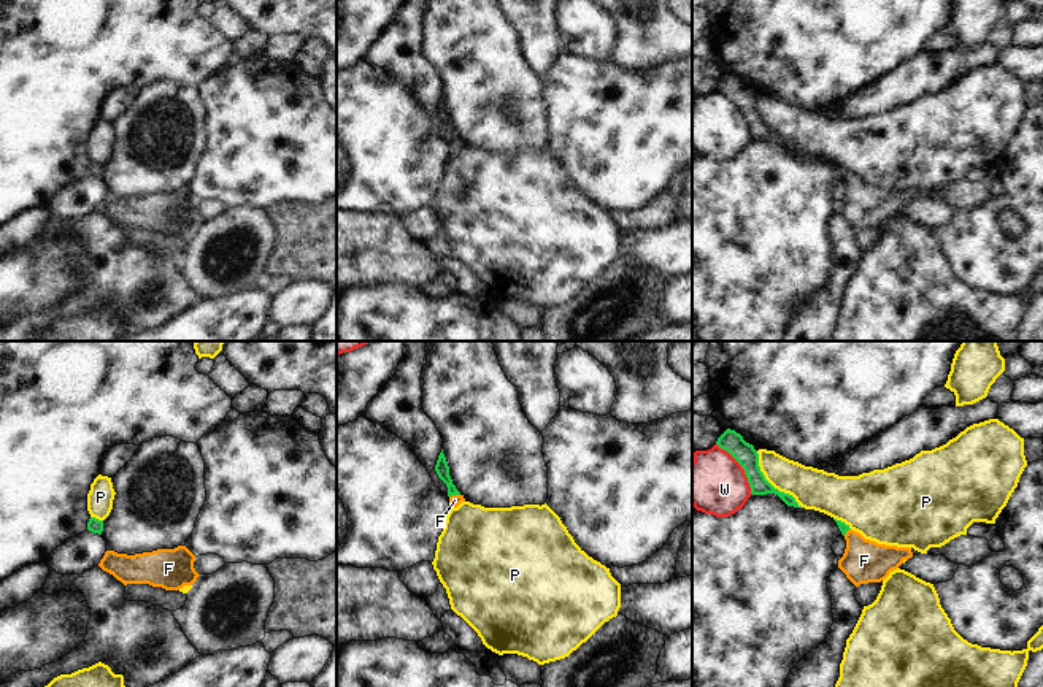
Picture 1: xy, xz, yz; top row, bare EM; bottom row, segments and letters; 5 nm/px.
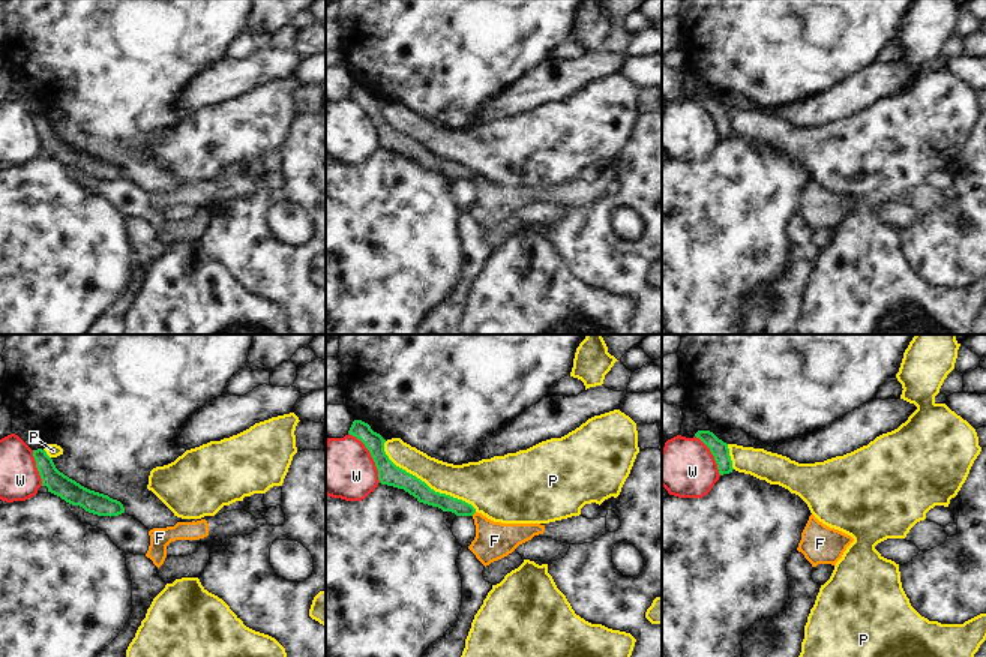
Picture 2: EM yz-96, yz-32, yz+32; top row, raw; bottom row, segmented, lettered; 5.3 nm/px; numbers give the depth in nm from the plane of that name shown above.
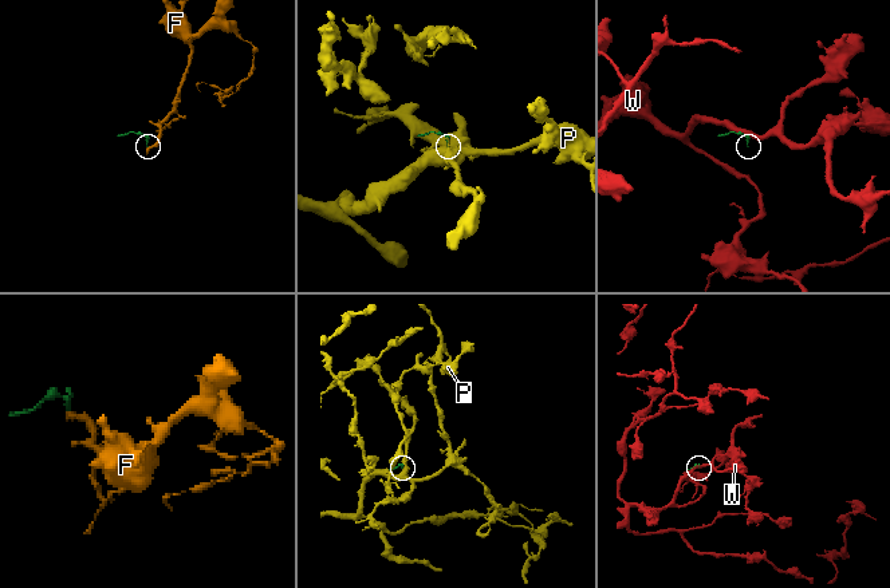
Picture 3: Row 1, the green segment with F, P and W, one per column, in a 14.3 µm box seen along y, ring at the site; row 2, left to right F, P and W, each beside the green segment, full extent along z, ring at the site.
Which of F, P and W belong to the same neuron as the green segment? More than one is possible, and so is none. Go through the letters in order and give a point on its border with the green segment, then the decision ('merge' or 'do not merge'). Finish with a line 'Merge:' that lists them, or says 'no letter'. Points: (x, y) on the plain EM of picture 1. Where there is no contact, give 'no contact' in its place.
F: contact xz (454, 138); merge
P: contact yz (769, 127); do not merge
W: contact yz (742, 111); do not merge
Merge: F

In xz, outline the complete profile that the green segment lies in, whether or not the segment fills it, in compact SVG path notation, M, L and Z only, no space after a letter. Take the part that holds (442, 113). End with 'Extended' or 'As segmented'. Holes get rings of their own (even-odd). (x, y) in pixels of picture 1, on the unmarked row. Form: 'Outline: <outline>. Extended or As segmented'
Outline: M443 94L438 100L437 109L435 109L435 116L438 119L438 122L446 129L448 132L448 141L449 141L449 152L457 152L462 146L465 146L464 140L456 133L456 130L452 129L452 124L449 121L449 111L446 106L446 102L443 98Z. Extended

